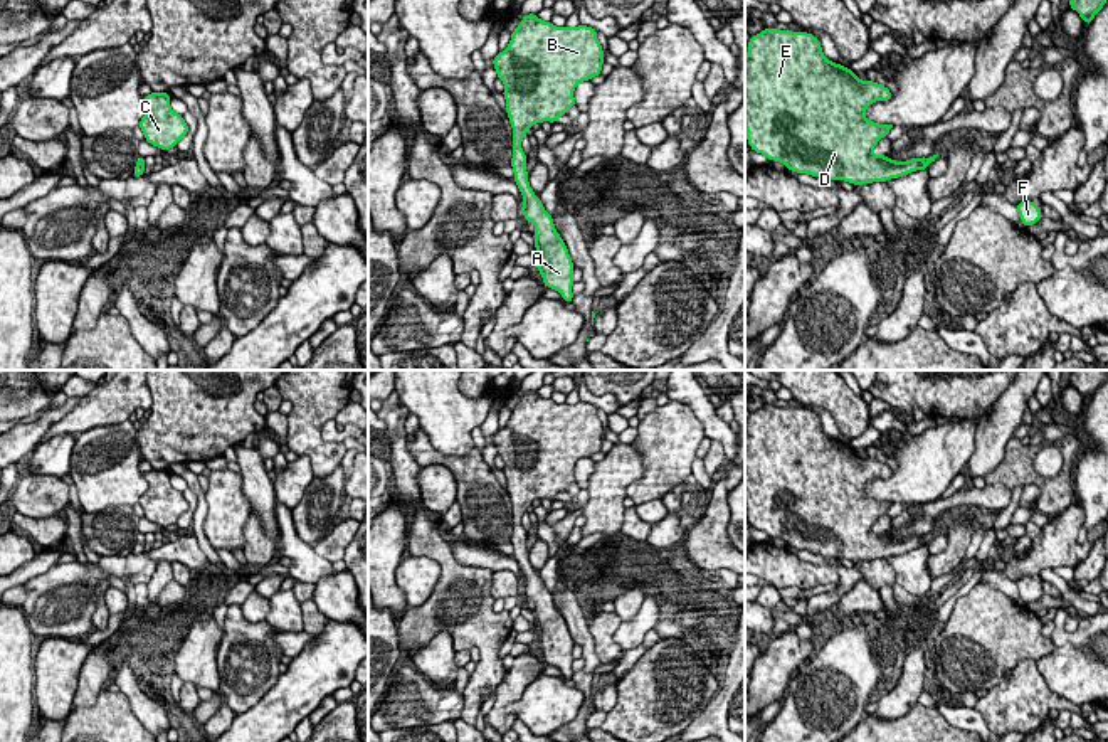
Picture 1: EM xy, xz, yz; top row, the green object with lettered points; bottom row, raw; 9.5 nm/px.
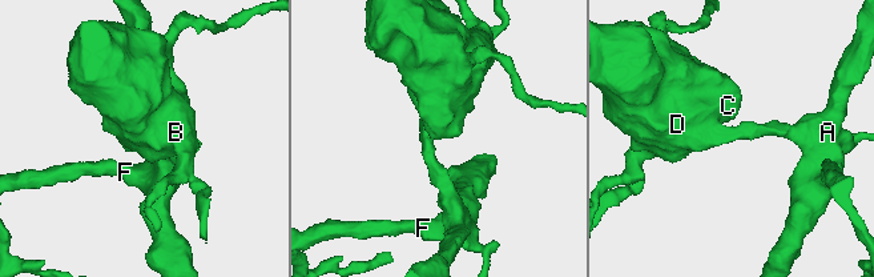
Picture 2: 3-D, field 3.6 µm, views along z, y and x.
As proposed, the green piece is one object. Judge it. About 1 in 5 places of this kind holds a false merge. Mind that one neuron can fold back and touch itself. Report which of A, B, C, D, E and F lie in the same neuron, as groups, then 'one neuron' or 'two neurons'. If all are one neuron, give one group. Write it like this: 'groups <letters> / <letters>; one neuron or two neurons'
groups A B C D E F; one neuron

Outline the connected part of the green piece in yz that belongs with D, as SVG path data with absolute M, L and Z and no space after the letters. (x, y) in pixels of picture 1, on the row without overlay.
M767 404L748 417L745 432L745 503L747 517L753 528L762 530L768 538L780 538L787 547L820 554L824 557L844 557L852 562L888 559L916 547L928 547L938 533L910 535L905 540L873 532L871 528L881 515L886 515L893 501L869 498L864 488L874 478L888 480L891 468L874 458L861 458L851 446L831 439L815 412Z

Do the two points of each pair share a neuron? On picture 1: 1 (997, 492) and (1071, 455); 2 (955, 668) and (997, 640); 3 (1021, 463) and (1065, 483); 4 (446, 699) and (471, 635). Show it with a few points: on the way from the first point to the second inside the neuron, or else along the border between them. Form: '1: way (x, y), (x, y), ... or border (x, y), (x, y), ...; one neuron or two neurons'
1: border (987, 483), (1001, 483), (1011, 493); two neurons
2: way (965, 658), (987, 640); one neuron
3: way (1031, 473), (1041, 483), (1055, 483); one neuron
4: border (463, 694), (464, 705), (459, 717); two neurons

